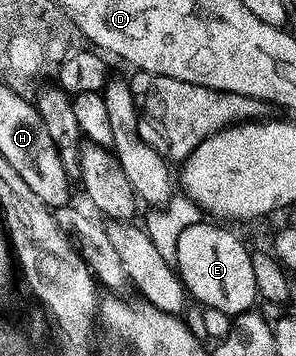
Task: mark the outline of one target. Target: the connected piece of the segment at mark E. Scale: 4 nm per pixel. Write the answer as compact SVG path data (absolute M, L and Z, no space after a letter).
M202 221L183 229L178 239L175 270L186 292L192 298L194 295L202 308L210 307L228 317L236 317L258 302L250 248L245 248L225 227Z

